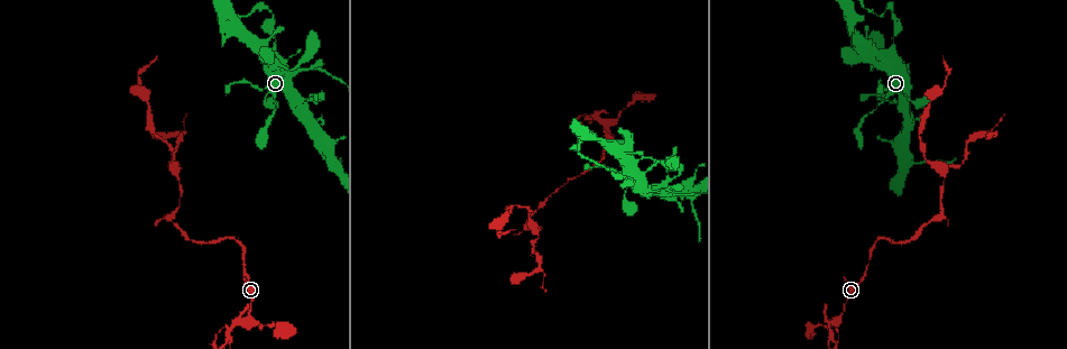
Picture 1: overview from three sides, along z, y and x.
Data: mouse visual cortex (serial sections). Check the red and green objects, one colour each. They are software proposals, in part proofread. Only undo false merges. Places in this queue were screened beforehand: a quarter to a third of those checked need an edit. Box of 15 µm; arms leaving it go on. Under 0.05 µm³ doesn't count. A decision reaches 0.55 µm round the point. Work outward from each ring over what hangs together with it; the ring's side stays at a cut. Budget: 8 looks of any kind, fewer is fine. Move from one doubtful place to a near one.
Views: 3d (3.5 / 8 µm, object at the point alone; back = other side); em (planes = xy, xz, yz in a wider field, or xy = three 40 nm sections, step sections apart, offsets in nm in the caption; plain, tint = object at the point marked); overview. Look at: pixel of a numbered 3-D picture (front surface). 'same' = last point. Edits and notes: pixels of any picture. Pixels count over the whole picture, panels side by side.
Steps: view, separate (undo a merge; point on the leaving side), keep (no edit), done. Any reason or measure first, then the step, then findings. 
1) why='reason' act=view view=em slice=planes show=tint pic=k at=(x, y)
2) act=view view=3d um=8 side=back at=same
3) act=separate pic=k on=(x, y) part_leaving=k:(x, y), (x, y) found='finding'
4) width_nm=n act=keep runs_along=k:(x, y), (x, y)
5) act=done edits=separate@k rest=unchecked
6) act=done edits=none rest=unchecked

why='branch point' act=view view=3d um=3.5 pic=1 at=(604, 123)

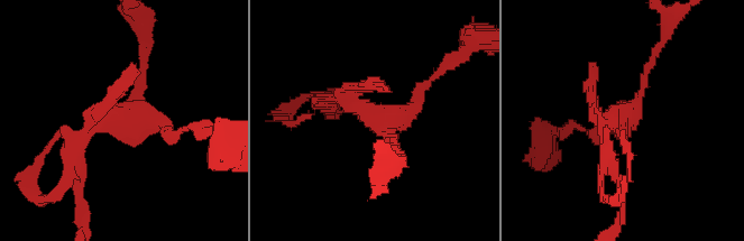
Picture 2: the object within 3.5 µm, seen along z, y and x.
why='now the EM' act=view view=em slice=xy step=5 show=tint pic=2 at=(631, 107)

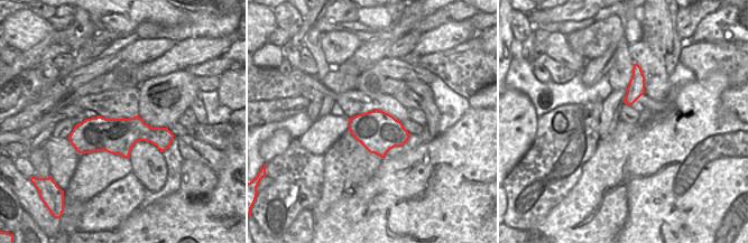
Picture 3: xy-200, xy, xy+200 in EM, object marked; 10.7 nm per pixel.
act=view view=em slice=planes show=tint at=same

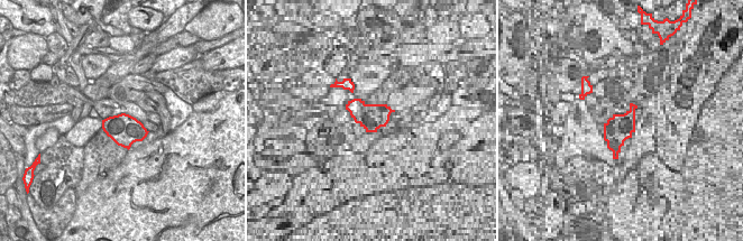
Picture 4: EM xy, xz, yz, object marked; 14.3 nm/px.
act=separate pic=2 on=(33, 195) part_leaving=2:(86, 130), (65, 185), (48, 198), (35, 188) found='two cells meet here'

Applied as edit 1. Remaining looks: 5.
why='see it whole again' act=view view=overview

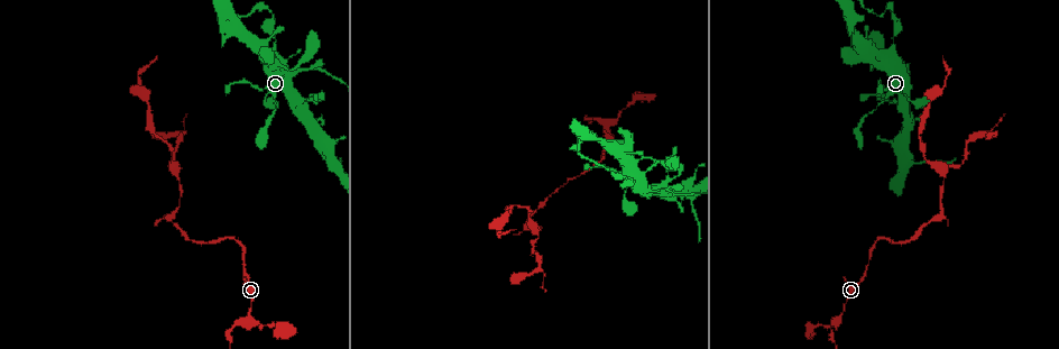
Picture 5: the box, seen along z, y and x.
why='sudden change in width' act=view view=3d um=3.5 pic=5 at=(298, 72)

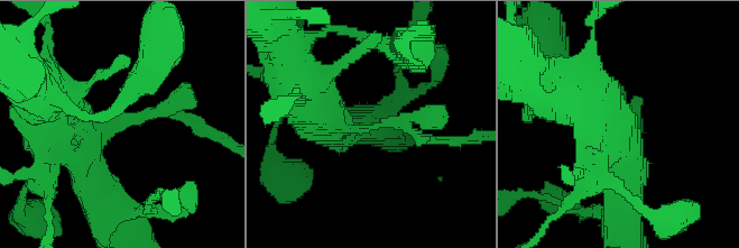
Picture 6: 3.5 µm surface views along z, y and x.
act=view view=em slice=xy step=2 show=tint pic=6 at=(374, 125)

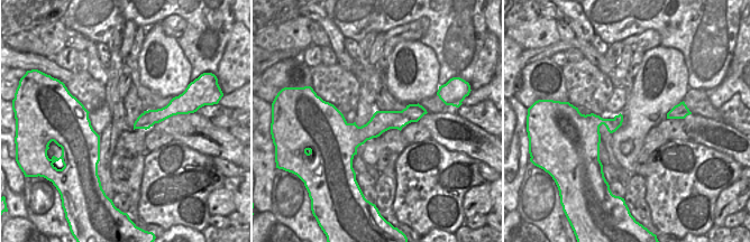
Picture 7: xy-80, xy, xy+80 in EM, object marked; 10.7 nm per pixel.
act=separate pic=6 on=(197, 119) found='two cells meet here'

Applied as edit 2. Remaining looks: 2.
why='sharp bend' act=view view=3d um=3.5 side=back pic=5 at=(272, 16)

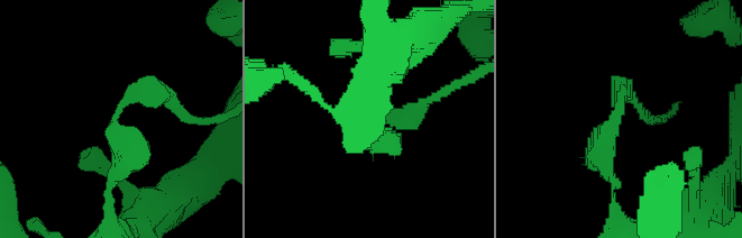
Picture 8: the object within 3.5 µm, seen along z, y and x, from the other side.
act=view view=em slice=planes show=tint pic=8 at=(113, 119)

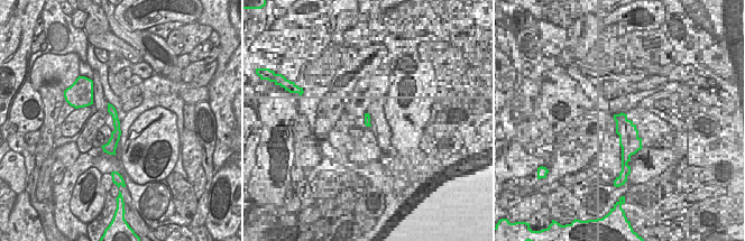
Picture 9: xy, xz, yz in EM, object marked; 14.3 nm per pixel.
width_nm=140 act=keep runs_along=8:(614, 180), (603, 142), (620, 93), (634, 100) found='all the same cell'

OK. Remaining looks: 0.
act=done edits=separate@2,separate@6 rest=unchecked

